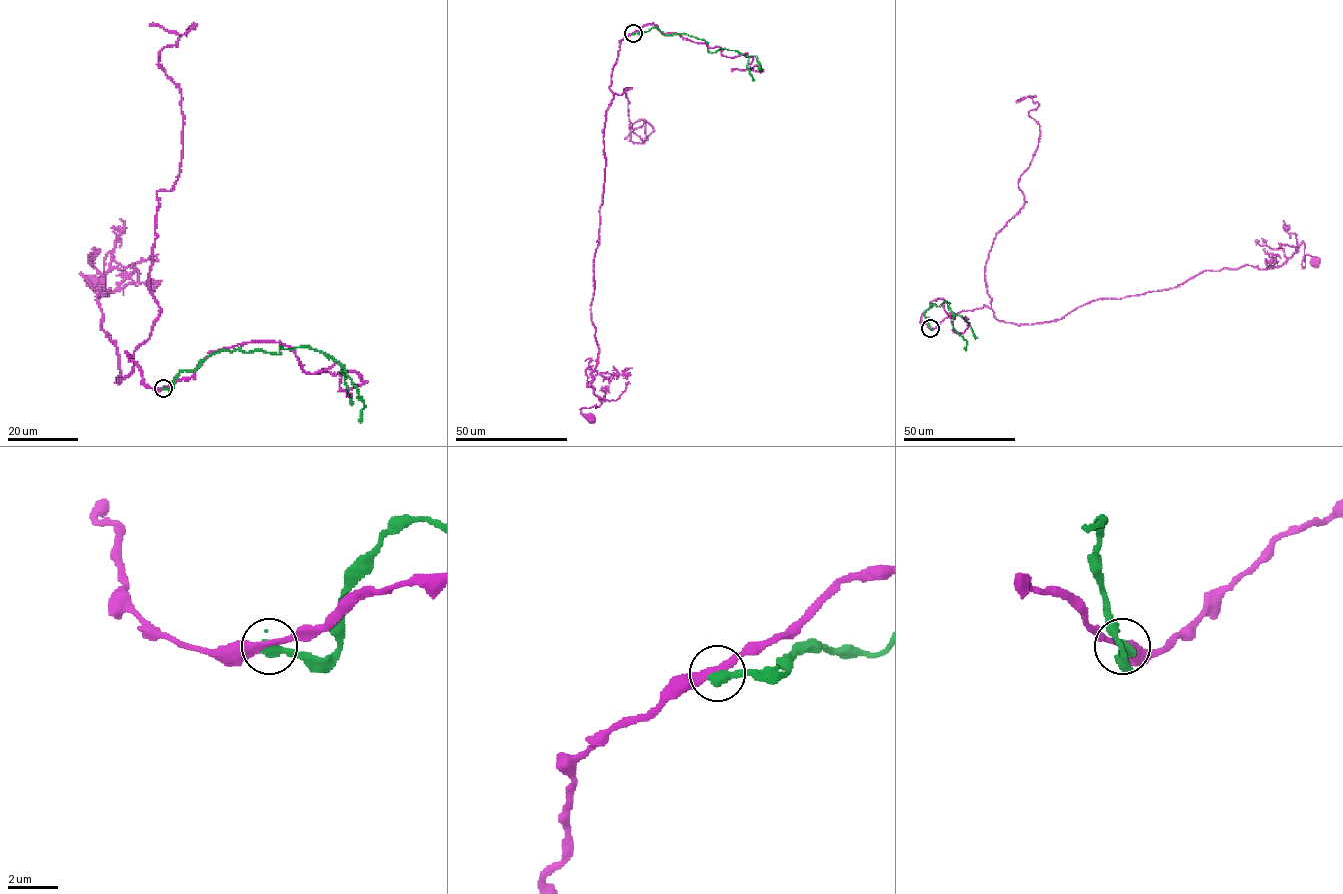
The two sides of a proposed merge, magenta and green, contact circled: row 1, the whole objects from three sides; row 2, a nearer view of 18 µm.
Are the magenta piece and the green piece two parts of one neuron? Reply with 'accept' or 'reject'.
reject

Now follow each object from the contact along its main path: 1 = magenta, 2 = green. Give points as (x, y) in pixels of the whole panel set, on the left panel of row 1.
1: (163, 388), (127, 353), (133, 369), (116, 381), (97, 302), (111, 252), (102, 293), (81, 273), (93, 281)
2: (163, 388), (223, 350), (278, 354), (280, 346), (309, 347), (332, 356), (356, 388), (364, 407), (360, 422)

